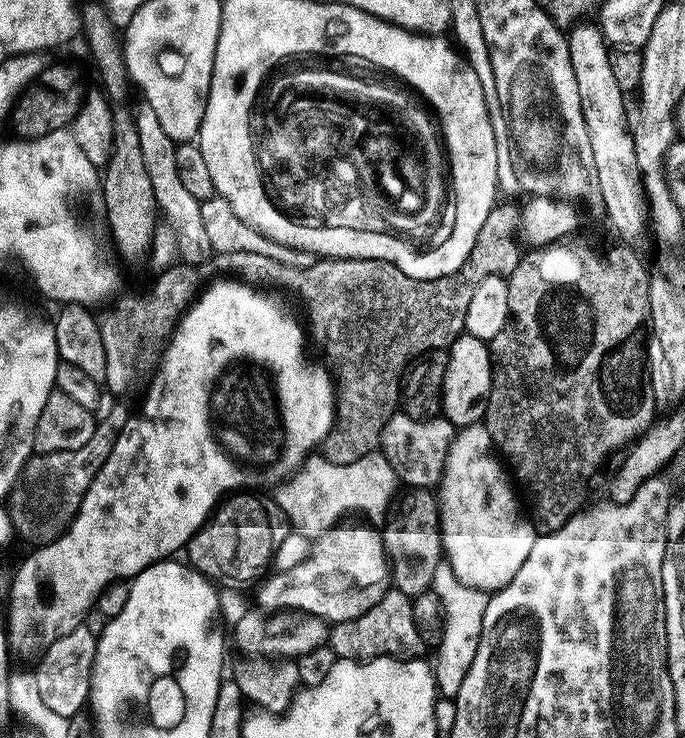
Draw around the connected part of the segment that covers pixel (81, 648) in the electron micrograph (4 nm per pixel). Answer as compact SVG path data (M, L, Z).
M81 626L70 630L70 634L58 638L58 642L44 649L39 657L40 669L35 669L34 672L38 693L42 702L50 710L54 710L54 713L74 718L83 708L85 711L92 691L92 667L96 657L97 639L95 631L92 633L88 626Z

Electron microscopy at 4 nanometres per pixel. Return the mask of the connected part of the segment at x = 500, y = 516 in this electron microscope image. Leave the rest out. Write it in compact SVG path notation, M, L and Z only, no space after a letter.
M483 423L472 424L455 433L445 458L443 476L438 483L442 556L462 583L471 588L482 588L489 594L505 588L514 574L522 570L522 562L530 558L530 550L534 550L538 535L531 519L525 513L524 516L520 513L520 504L512 493L511 483L513 481L505 465L498 459L490 434Z

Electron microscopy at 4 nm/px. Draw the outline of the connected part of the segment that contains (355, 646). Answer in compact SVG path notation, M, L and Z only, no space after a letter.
M395 586L389 587L383 598L370 606L358 618L341 620L328 634L327 645L342 660L377 660L383 656L393 658L420 658L426 647L418 636L414 624L413 597L402 594Z

